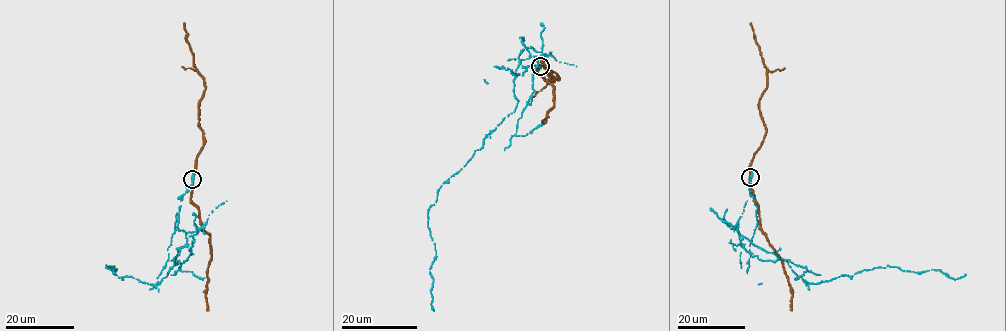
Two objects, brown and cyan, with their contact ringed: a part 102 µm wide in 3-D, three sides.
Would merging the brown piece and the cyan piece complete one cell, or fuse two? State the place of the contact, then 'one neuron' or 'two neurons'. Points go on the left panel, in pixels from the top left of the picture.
place (192, 179); two neurons

